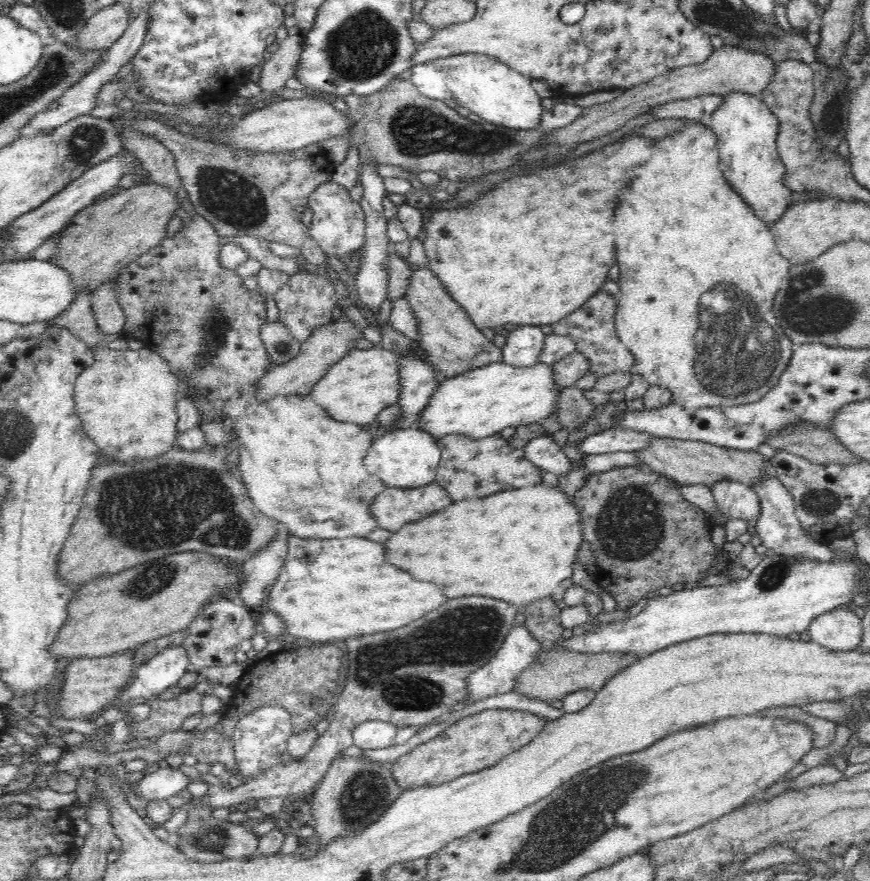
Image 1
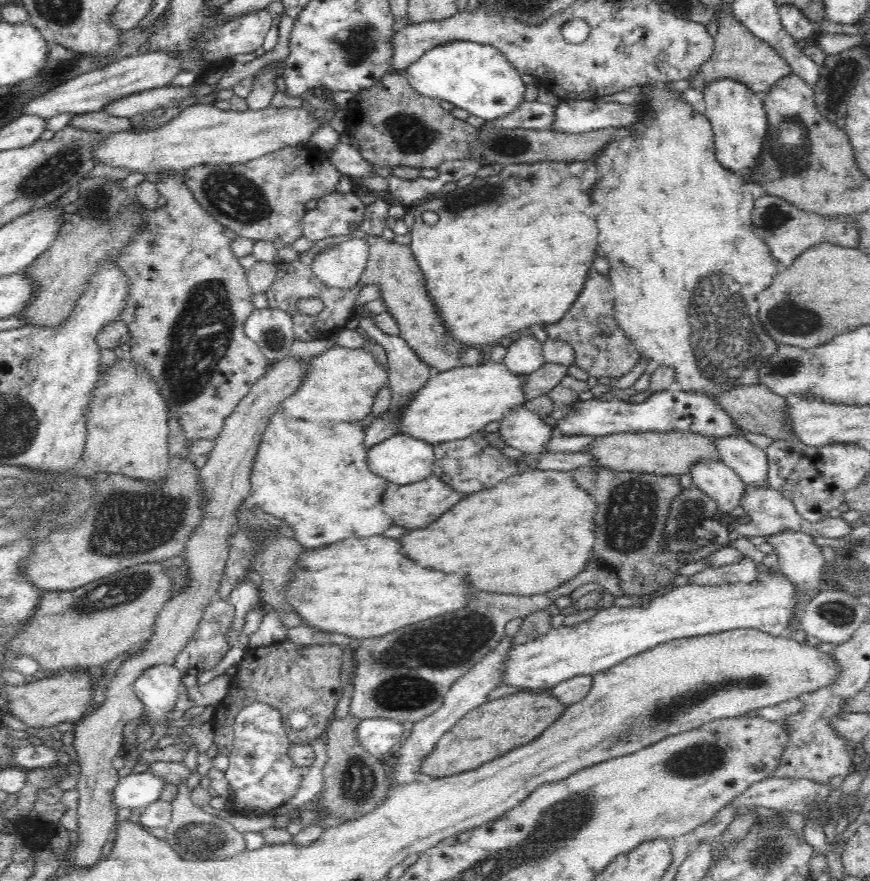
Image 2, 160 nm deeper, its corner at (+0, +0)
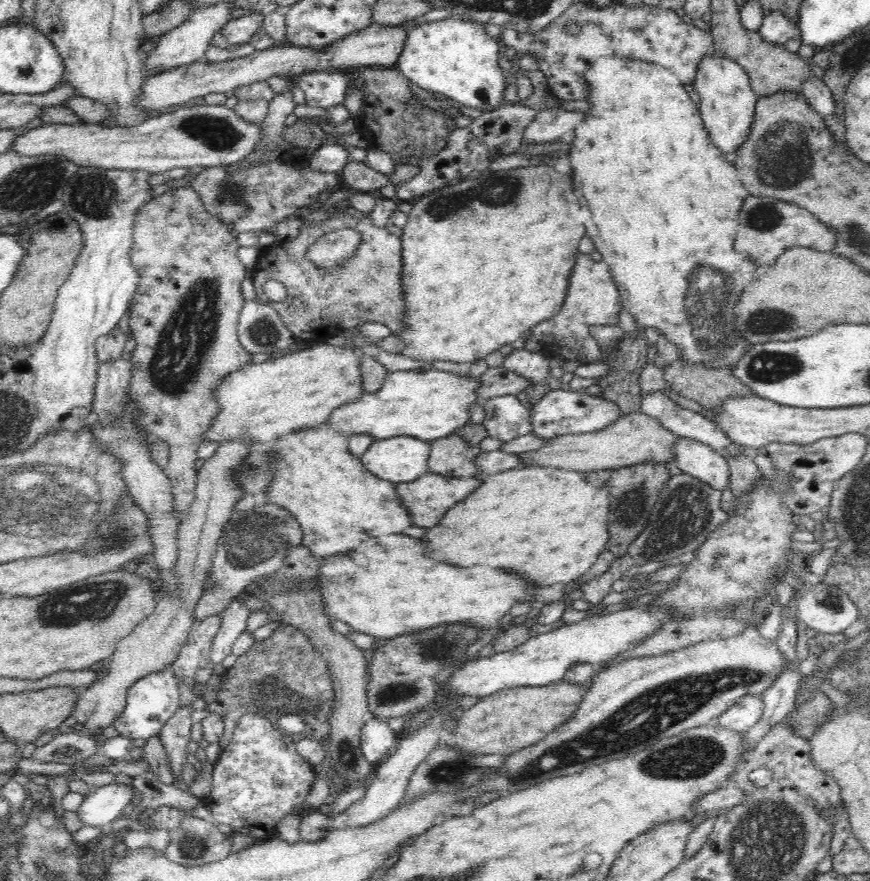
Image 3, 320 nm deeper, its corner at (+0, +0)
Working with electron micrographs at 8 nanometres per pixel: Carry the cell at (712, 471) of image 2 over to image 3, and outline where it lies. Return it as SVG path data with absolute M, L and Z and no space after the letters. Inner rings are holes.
M680 437L673 446L675 462L682 471L720 491L729 488L730 471L726 458L708 445L690 438Z

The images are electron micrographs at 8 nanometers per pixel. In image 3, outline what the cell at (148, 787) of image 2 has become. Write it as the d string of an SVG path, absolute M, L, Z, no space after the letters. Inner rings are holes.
M120 783L93 788L90 794L84 795L84 802L75 813L91 833L99 832L108 828L123 814L124 808L134 802L134 790L132 785Z

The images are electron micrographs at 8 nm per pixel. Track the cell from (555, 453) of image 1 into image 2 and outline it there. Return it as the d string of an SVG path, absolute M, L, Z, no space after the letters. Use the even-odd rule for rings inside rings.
M516 407L509 410L498 424L500 436L507 446L517 448L523 453L549 452L545 449L545 444L555 432L537 413L525 407Z

